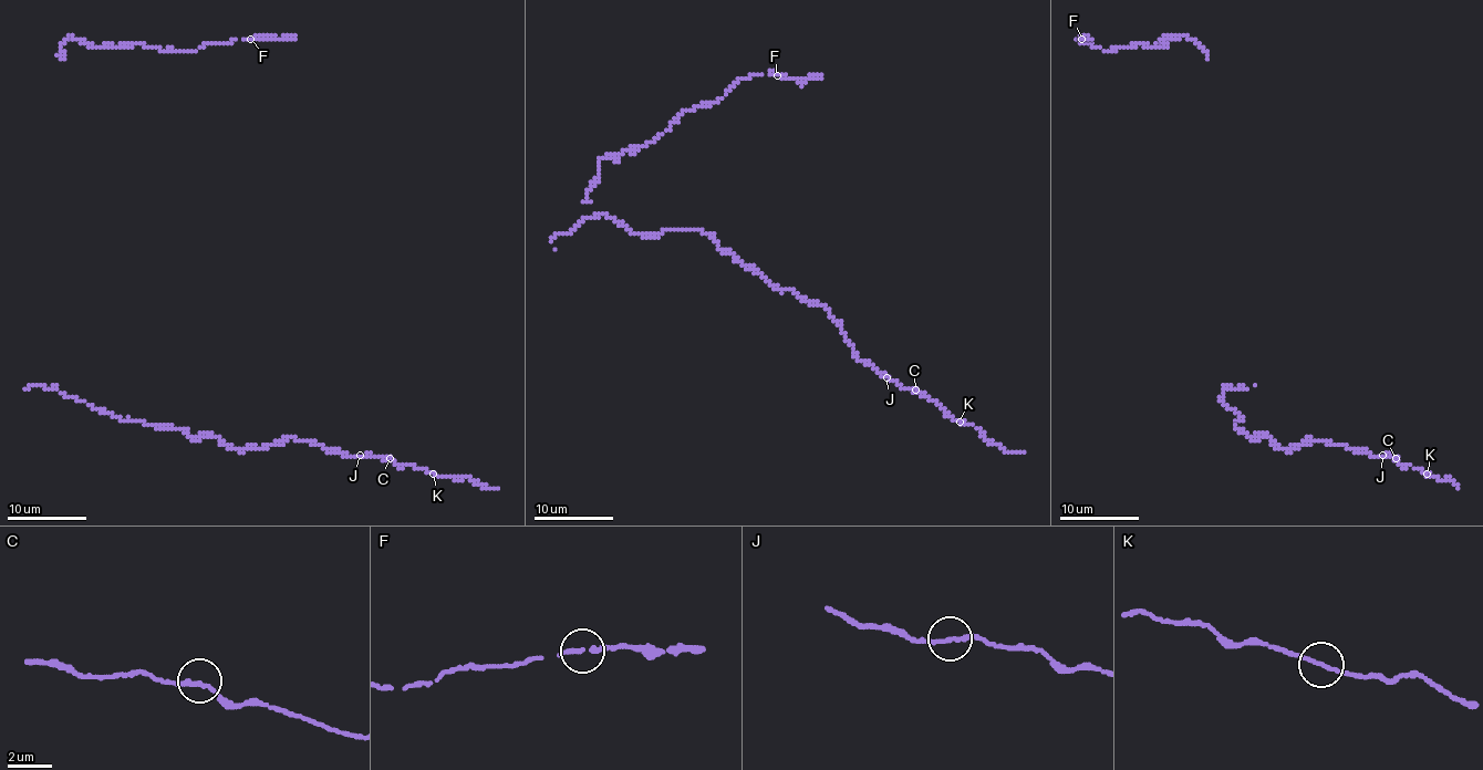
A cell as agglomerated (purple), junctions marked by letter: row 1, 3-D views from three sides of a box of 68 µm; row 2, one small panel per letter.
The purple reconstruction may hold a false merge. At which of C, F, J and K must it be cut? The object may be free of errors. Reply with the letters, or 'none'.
none

